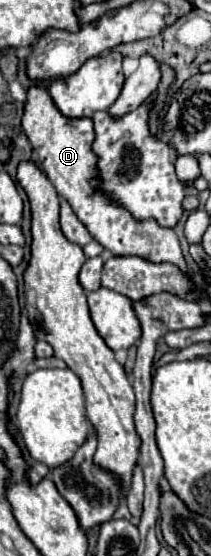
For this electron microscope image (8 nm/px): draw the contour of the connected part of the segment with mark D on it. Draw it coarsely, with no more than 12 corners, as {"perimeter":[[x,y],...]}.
{"perimeter":[[28,89],[22,129],[50,183],[114,257],[172,263],[174,229],[100,185],[92,119]]}

